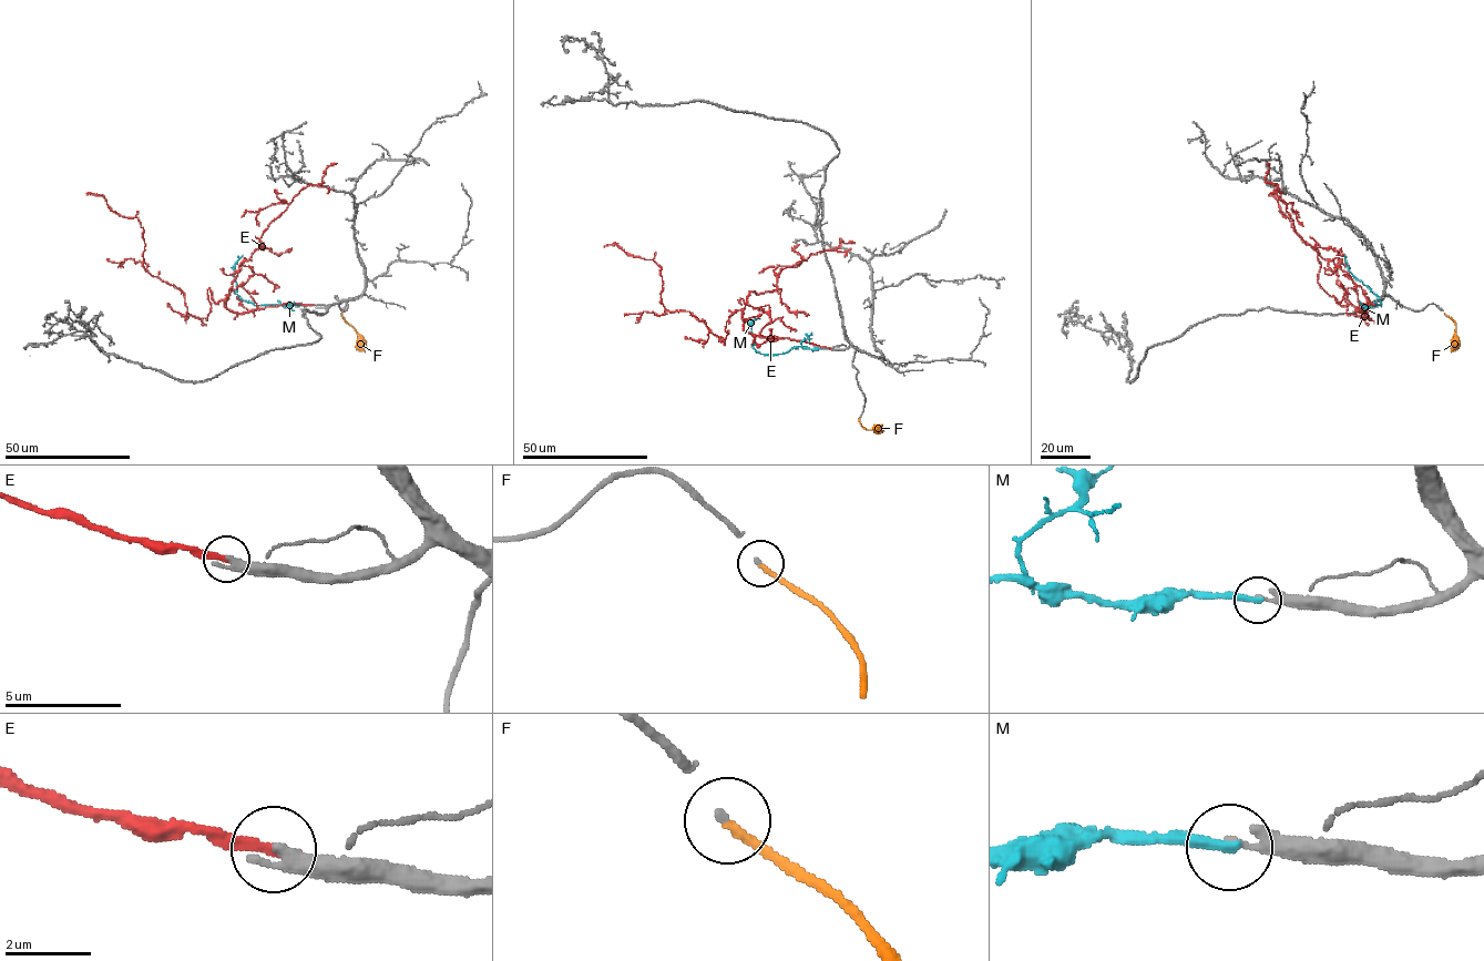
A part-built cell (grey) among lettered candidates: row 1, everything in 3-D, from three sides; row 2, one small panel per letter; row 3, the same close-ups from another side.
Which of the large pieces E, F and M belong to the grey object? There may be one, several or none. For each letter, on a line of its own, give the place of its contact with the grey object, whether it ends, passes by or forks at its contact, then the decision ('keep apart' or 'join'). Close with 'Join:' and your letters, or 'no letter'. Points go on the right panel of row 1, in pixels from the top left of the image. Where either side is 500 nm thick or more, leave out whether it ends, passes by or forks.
E: contact (1374, 305); it ends; keep apart
F: contact (1444, 314); it ends; join
M: contact (1374, 305); it ends; keep apart
Join: F

